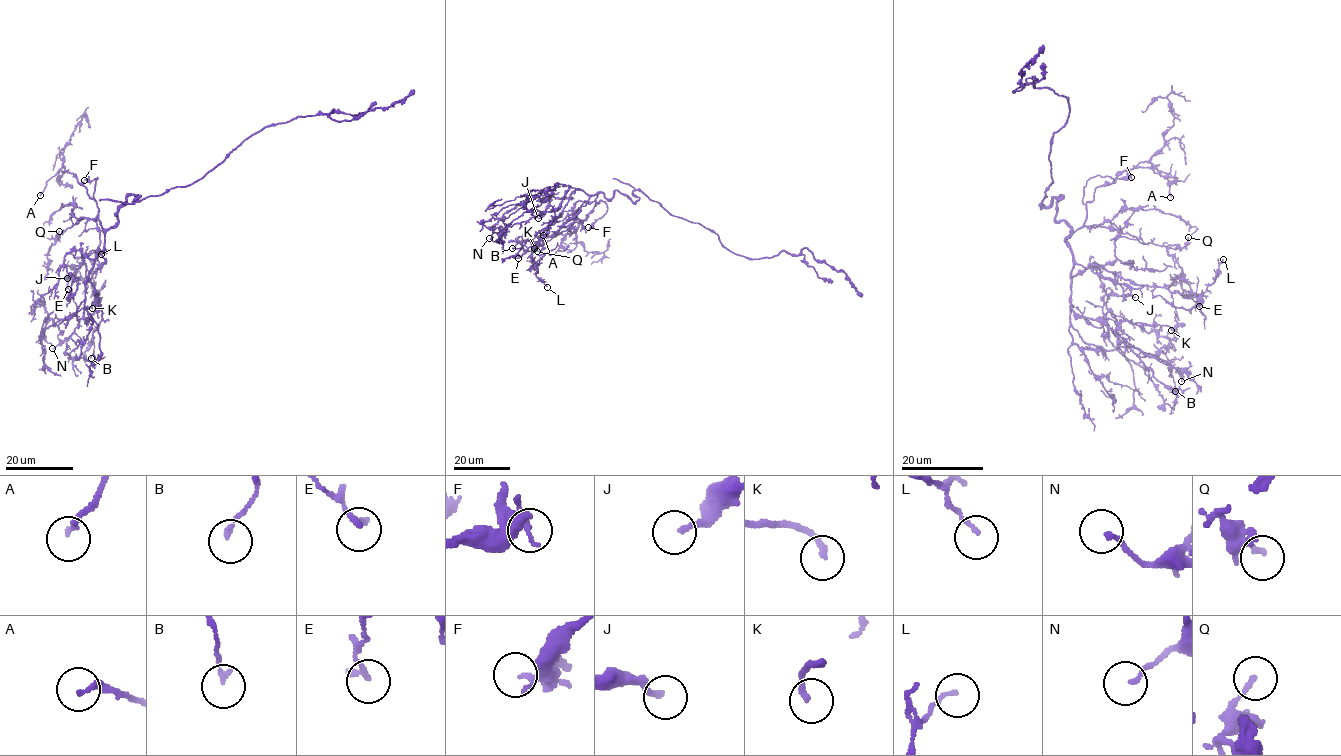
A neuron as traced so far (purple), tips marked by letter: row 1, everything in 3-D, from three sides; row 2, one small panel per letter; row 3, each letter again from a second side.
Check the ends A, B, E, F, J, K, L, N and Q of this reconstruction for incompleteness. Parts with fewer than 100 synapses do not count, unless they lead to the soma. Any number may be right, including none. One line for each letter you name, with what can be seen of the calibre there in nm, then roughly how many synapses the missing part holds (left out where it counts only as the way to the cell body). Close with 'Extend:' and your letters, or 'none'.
Extend: none

